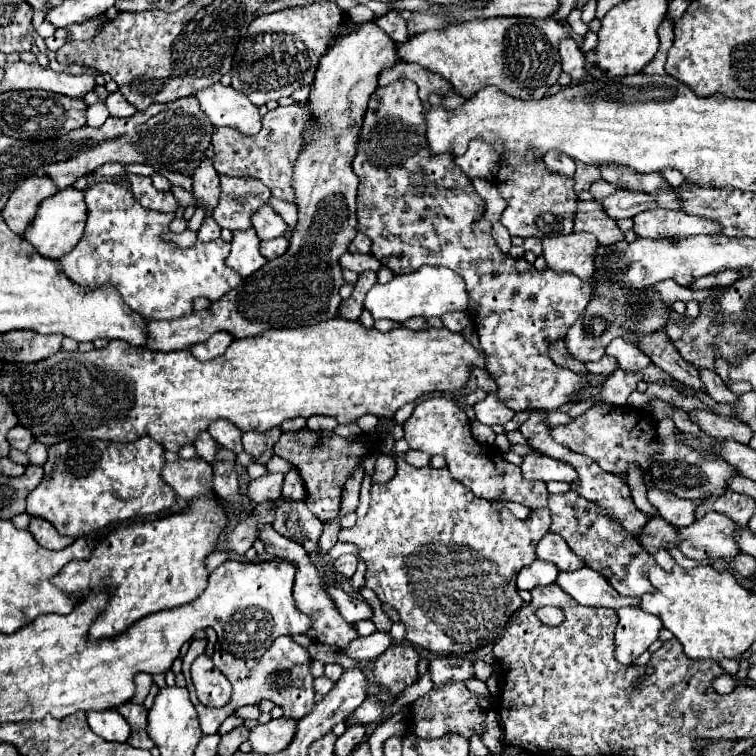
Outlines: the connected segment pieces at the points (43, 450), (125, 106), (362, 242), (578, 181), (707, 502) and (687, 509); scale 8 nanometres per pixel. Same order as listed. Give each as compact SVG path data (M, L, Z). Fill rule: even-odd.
M33 442L33 444L27 448L25 454L29 456L29 464L43 466L45 460L47 460L47 446L41 444L41 442Z
M115 92L115 94L109 94L105 100L101 100L107 110L109 110L109 116L115 116L115 118L127 118L127 116L133 116L135 108L123 98L121 92Z
M357 234L355 240L349 244L349 252L357 252L357 254L369 254L371 252L371 240L369 236L363 236L363 234Z
M577 162L577 172L575 172L575 190L577 192L587 190L599 178L601 178L601 170L599 168L593 168L593 166Z
M725 490L725 494L721 494L721 496L711 496L709 494L703 500L701 508L695 512L697 518L701 518L709 508L719 512L719 514L725 514L727 518L731 518L739 526L747 526L749 516L753 514L753 508L755 508L755 500L745 496L745 494L731 492L731 490Z
M657 488L649 490L649 502L655 506L661 518L665 518L669 524L681 528L685 524L691 524L695 520L693 512L699 500L683 500L679 496L673 496L671 492L661 492Z

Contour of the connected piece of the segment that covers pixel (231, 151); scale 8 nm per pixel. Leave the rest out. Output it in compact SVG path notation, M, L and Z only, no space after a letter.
M279 106L263 116L263 128L255 136L237 132L235 128L215 128L211 144L215 150L215 170L217 174L235 178L257 178L271 188L271 194L279 200L295 204L295 190L291 186L291 176L295 162L303 150L303 132L311 126L311 112L305 106Z

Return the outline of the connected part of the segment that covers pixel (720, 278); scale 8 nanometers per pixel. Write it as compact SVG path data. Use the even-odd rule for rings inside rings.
M725 270L725 272L721 272L721 274L709 274L709 276L701 276L701 278L697 278L693 284L691 284L691 288L705 288L705 286L729 286L729 284L733 284L735 280L739 278L739 272L737 270Z

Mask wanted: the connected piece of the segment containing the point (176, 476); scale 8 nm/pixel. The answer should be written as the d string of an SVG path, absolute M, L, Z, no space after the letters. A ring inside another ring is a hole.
M203 458L171 462L161 474L175 494L185 500L193 500L201 494L209 496L213 492L213 470Z

